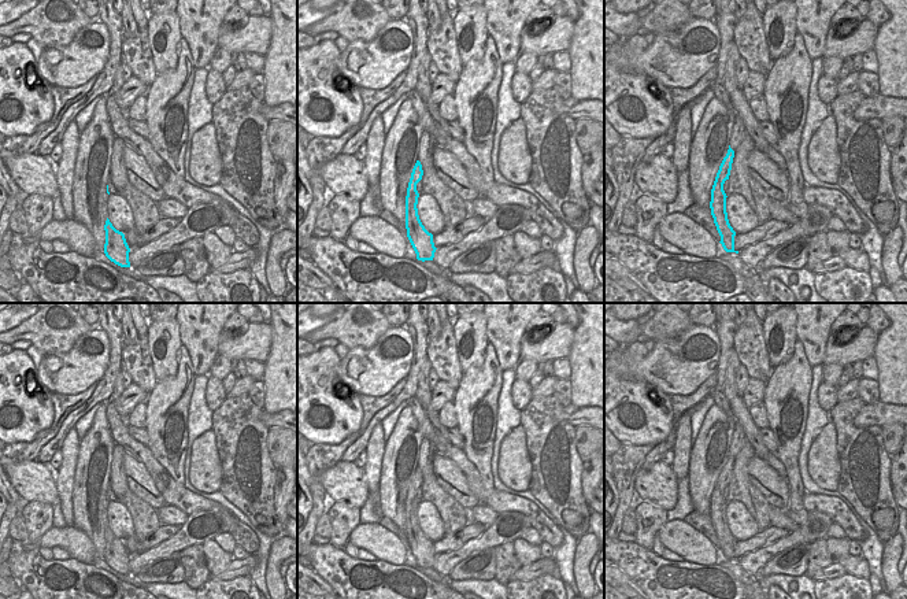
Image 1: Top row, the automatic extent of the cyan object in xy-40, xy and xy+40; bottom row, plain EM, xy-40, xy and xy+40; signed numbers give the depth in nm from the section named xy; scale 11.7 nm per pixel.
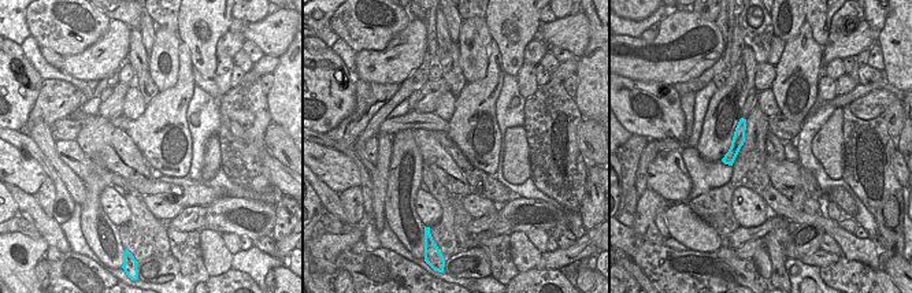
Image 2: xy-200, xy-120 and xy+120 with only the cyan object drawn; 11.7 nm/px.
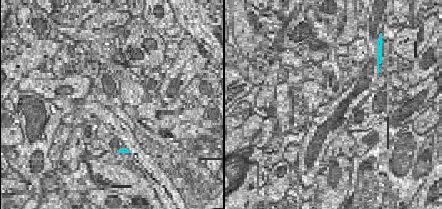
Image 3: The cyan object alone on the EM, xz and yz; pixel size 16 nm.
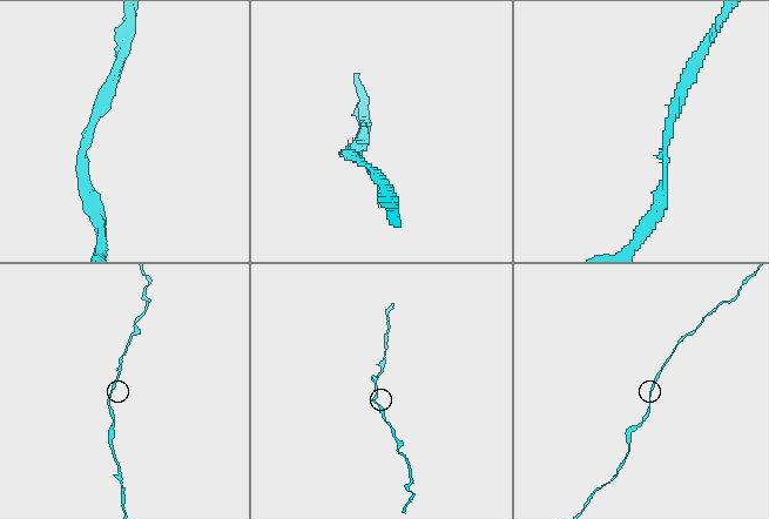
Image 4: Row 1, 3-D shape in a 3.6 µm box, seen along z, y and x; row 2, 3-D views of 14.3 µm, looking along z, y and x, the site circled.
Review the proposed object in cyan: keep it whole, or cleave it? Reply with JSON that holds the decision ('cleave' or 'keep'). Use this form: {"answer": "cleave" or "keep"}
{"answer": "cleave"}

